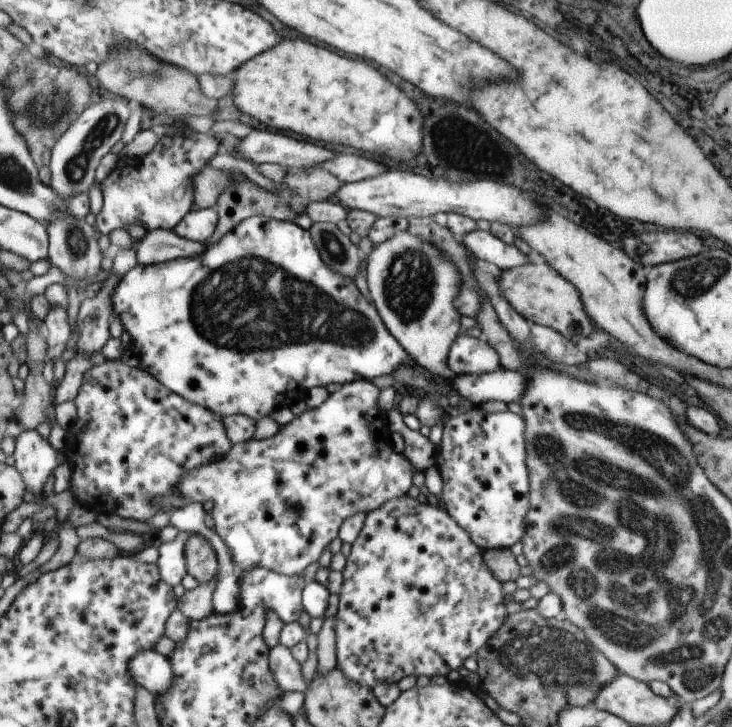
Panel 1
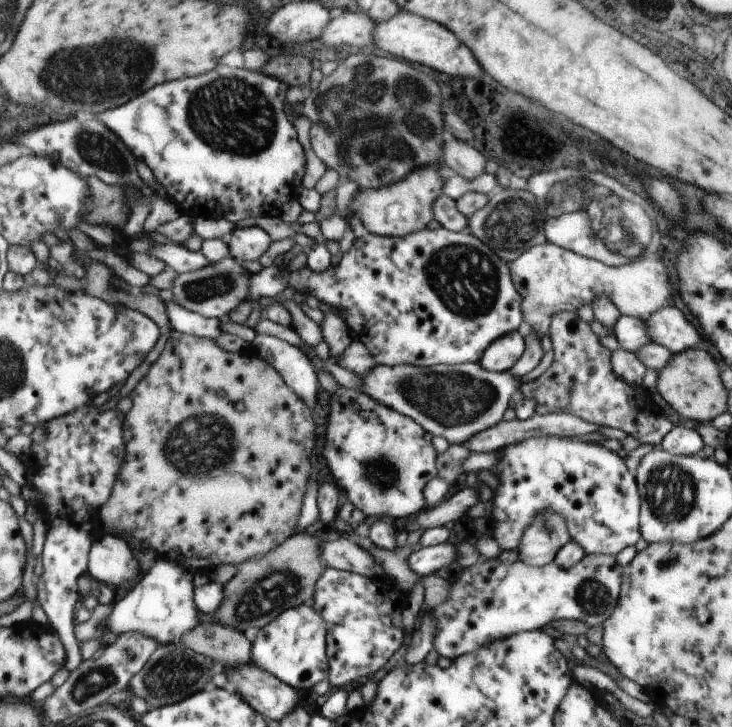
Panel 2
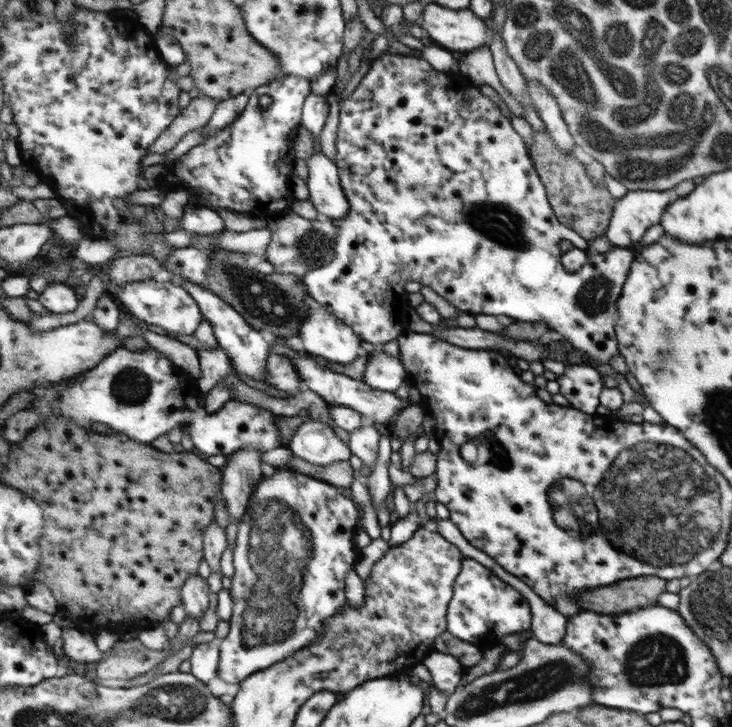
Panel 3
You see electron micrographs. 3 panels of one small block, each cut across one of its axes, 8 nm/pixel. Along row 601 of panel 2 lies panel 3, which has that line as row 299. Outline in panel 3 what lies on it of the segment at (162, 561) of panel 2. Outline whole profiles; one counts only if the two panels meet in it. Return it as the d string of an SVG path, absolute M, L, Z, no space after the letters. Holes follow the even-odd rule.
M164 276L147 281L136 281L123 287L117 286L115 296L135 317L147 324L160 326L167 332L193 335L201 323L205 322L206 317L192 293L180 285L175 285Z

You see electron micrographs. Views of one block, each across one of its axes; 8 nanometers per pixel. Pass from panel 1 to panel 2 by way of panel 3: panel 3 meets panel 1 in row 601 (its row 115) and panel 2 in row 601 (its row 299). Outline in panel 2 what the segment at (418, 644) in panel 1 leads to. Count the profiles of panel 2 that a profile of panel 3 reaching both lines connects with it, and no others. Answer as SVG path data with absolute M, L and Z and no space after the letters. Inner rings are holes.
M611 554L584 555L575 566L563 570L553 561L543 566L535 567L519 560L513 564L503 564L495 559L485 559L459 572L457 580L450 584L449 596L443 604L433 608L435 618L435 638L433 650L437 656L443 656L452 661L459 656L473 652L493 640L501 640L519 632L536 631L547 626L553 620L577 620L587 627L601 624L609 618L609 614L616 608L620 596L621 566L617 564ZM325 566L321 572L321 580L317 582L315 590L315 610L321 614L321 620L325 622L325 656L327 656L327 681L331 690L340 687L348 688L356 686L369 678L375 670L379 670L389 656L399 648L401 644L401 612L391 604L389 598L379 594L377 586L370 578Z

